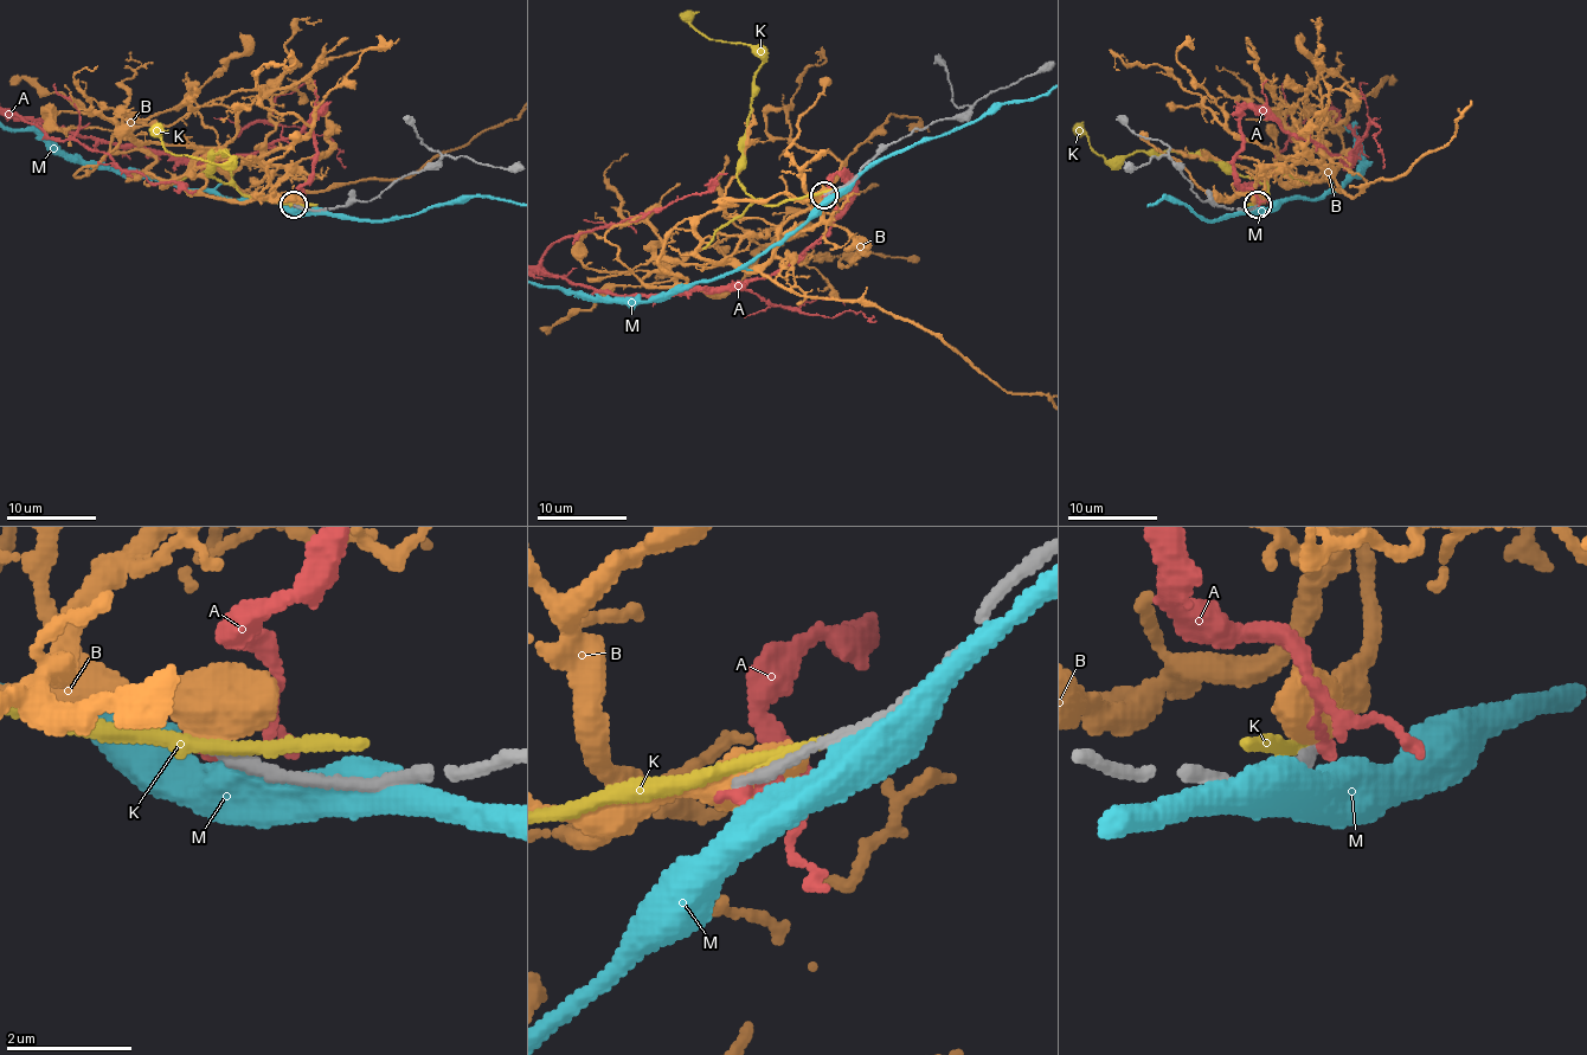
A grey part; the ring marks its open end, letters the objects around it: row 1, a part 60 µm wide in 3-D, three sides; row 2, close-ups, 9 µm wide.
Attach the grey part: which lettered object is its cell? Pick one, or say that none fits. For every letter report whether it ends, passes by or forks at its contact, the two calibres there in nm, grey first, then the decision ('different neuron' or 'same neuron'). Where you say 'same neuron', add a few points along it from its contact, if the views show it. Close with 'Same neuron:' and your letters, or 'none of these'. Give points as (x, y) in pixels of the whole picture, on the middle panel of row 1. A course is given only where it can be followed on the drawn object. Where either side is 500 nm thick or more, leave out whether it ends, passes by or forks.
A: it ends | 200/190 nm | different neuron
B: 220/550 nm | different neuron
K: it passes by | 240/200 nm | different neuron
M: 240/500 nm | different neuron
Same neuron: none of these

